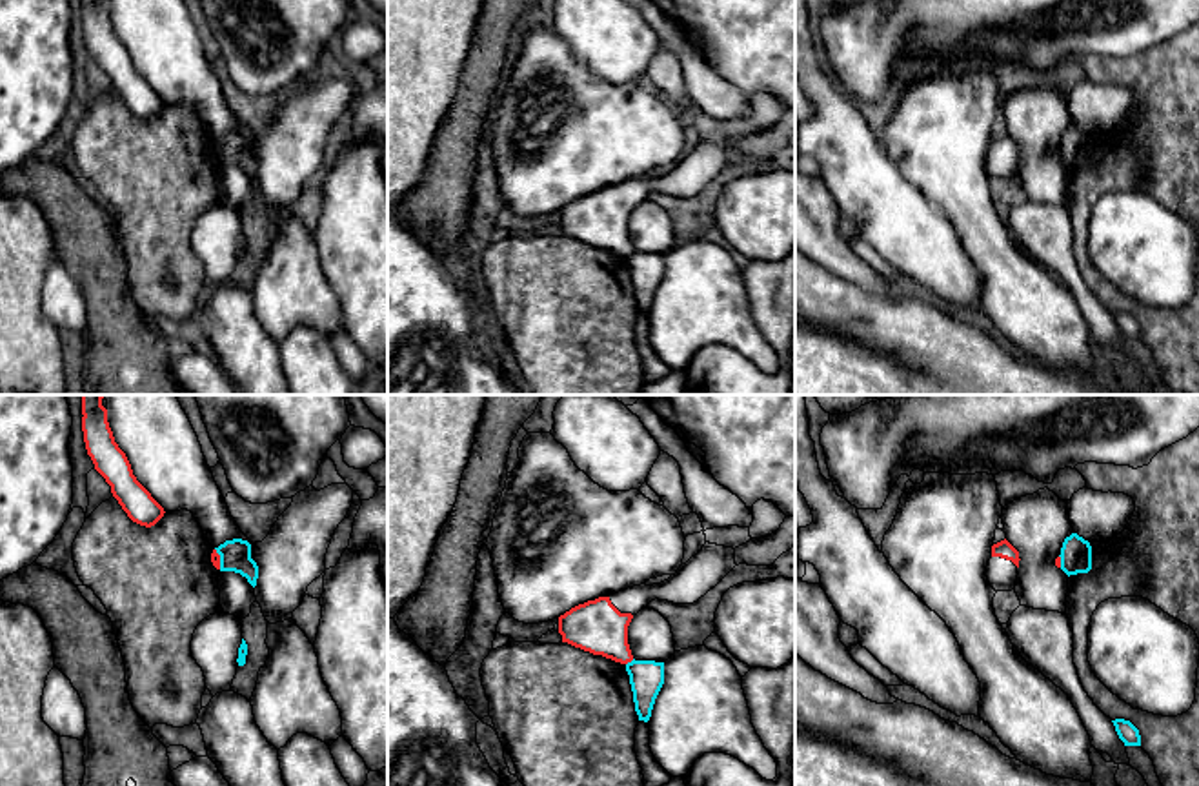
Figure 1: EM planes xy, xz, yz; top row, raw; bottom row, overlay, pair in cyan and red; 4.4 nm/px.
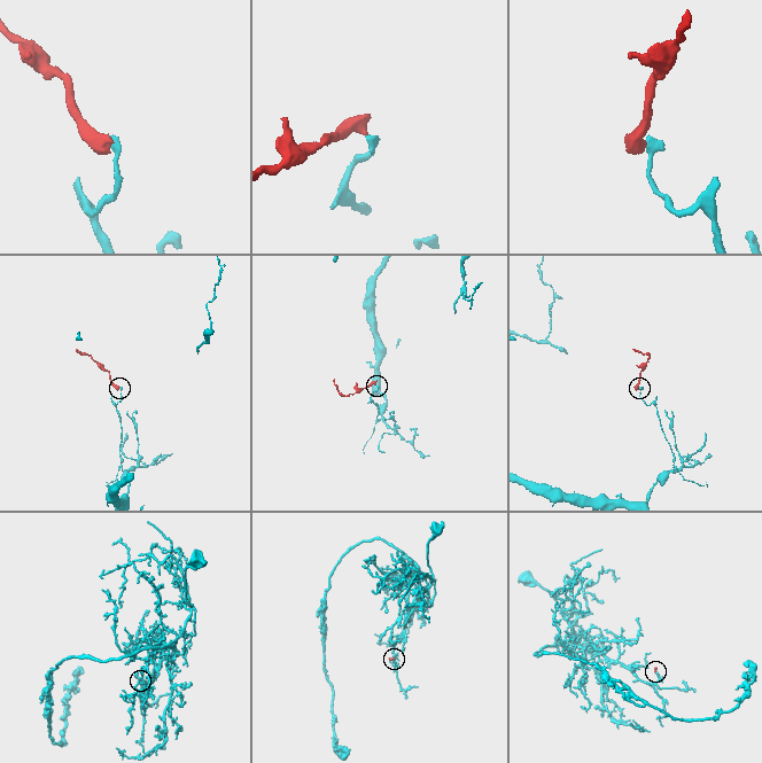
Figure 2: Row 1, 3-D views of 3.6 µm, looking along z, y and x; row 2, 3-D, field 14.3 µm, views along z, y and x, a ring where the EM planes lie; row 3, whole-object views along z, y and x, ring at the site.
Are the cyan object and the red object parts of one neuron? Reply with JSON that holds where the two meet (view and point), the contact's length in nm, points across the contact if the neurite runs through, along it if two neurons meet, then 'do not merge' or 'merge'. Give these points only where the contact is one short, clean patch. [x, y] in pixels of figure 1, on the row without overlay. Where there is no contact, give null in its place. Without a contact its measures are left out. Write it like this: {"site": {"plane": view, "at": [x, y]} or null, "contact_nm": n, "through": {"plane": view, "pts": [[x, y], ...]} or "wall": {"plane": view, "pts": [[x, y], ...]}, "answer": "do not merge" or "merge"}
{"site": {"plane": "xz", "at": [632, 253]}, "contact_nm": 50, "wall": {"plane": "xz", "pts": [[634, 251], [626, 257]]}, "answer": "do not merge"}

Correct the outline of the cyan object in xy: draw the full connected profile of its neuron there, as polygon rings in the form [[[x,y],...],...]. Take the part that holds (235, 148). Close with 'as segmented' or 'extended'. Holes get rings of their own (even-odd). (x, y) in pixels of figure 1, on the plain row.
[[[226,133],[215,142],[220,147],[220,164],[240,166],[253,180],[257,178],[258,158],[251,151],[251,136],[247,133]]]; as segmented

